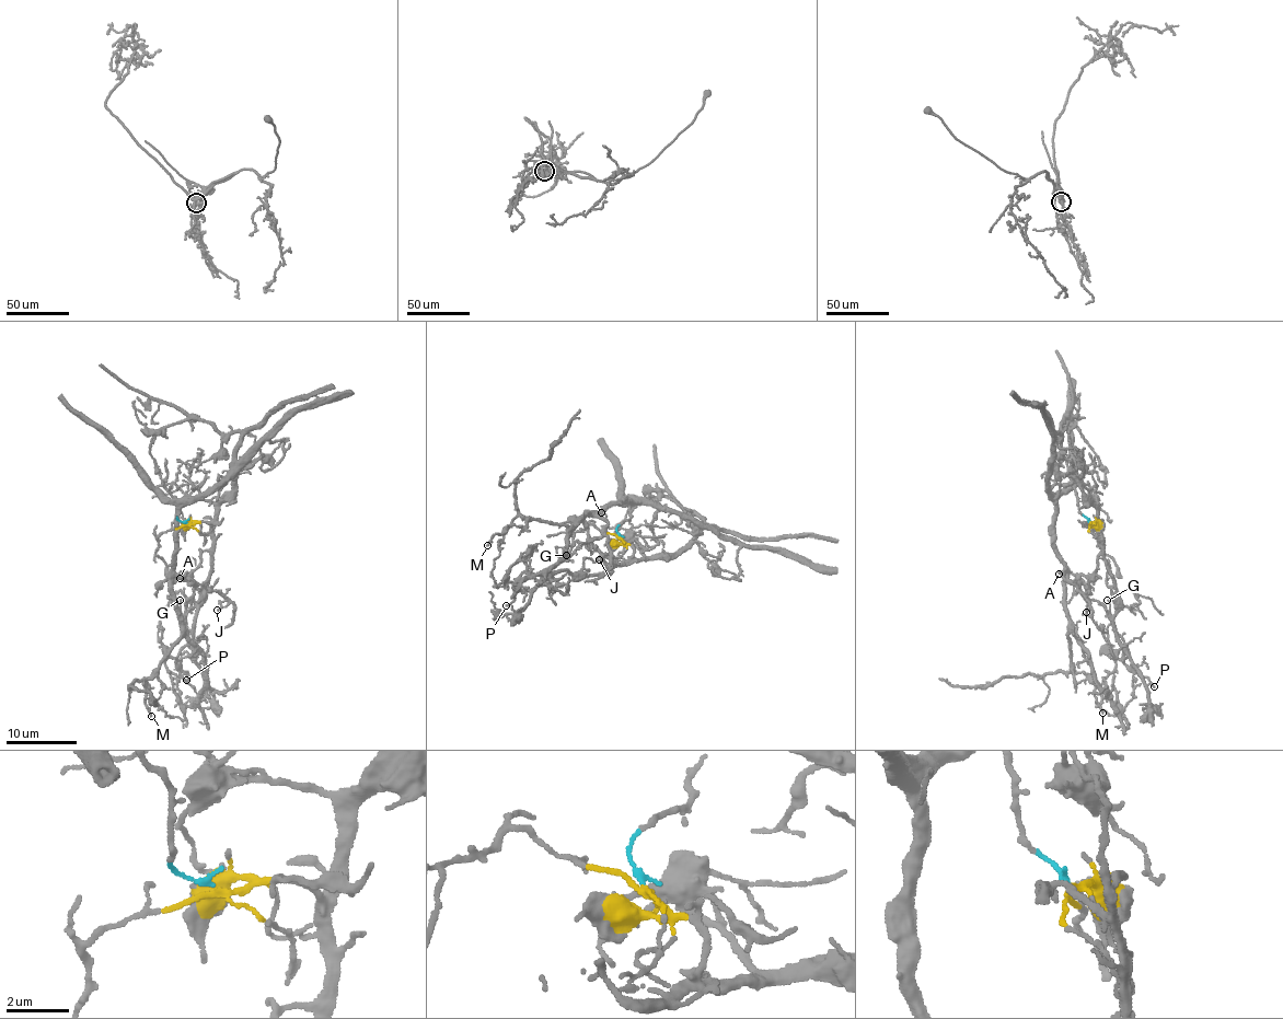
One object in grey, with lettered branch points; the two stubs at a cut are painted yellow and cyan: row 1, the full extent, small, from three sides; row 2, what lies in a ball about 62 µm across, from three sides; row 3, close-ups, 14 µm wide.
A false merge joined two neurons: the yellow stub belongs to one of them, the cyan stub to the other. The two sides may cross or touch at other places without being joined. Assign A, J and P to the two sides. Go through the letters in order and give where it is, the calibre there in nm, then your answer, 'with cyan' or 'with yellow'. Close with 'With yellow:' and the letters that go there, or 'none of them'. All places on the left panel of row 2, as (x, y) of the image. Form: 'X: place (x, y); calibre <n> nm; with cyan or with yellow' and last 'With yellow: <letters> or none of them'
A: place (180, 578); calibre 90 nm; with cyan
J: place (217, 610); calibre 100 nm; with cyan
P: place (186, 680); calibre 130 nm; with yellow
With yellow: P

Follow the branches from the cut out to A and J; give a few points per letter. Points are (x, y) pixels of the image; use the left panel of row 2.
A: (186, 523), (176, 517), (176, 498), (161, 486), (157, 488), (176, 506), (173, 570), (184, 576), (178, 578)
J: (186, 523), (176, 517), (176, 498), (157, 488), (176, 506), (173, 571), (216, 589), (226, 599), (217, 610)

